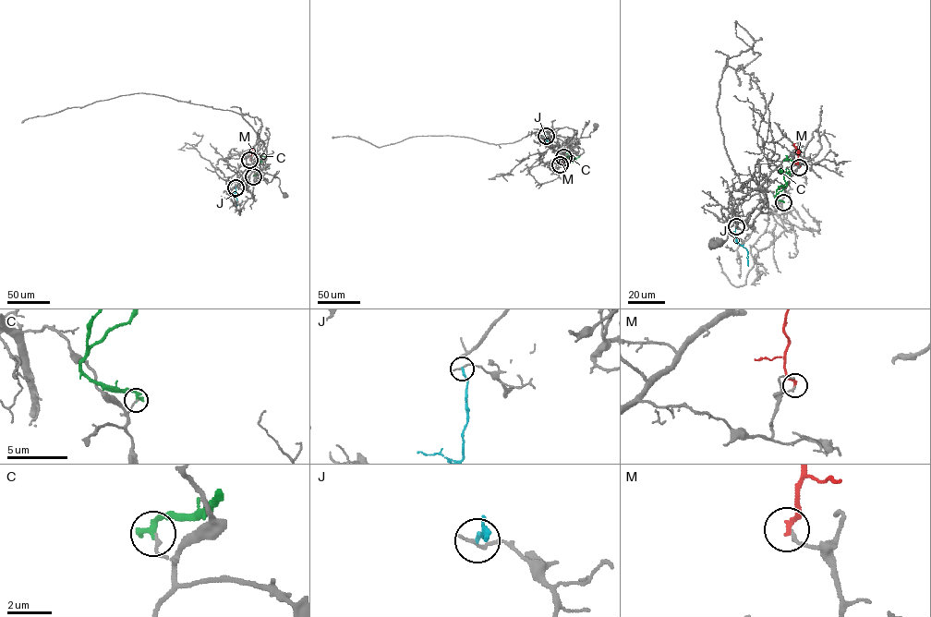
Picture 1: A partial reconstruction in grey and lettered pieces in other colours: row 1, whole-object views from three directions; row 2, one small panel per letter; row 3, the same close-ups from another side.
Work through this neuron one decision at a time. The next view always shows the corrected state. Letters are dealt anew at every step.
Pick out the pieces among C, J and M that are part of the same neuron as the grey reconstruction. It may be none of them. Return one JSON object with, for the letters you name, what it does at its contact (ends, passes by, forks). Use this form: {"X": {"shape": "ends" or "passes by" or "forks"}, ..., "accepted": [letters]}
{"accepted": []}

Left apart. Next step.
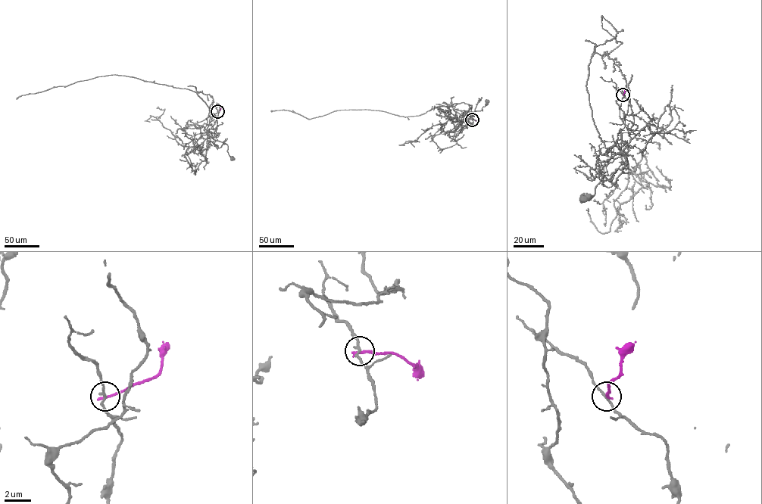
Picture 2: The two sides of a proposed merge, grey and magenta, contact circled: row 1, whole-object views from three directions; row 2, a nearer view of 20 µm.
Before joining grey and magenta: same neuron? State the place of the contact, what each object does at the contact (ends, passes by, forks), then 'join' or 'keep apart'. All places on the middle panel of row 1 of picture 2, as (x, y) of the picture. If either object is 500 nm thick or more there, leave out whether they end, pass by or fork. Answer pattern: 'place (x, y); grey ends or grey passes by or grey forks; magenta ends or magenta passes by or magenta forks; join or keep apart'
place (472, 119); grey passes by; magenta ends; keep apart

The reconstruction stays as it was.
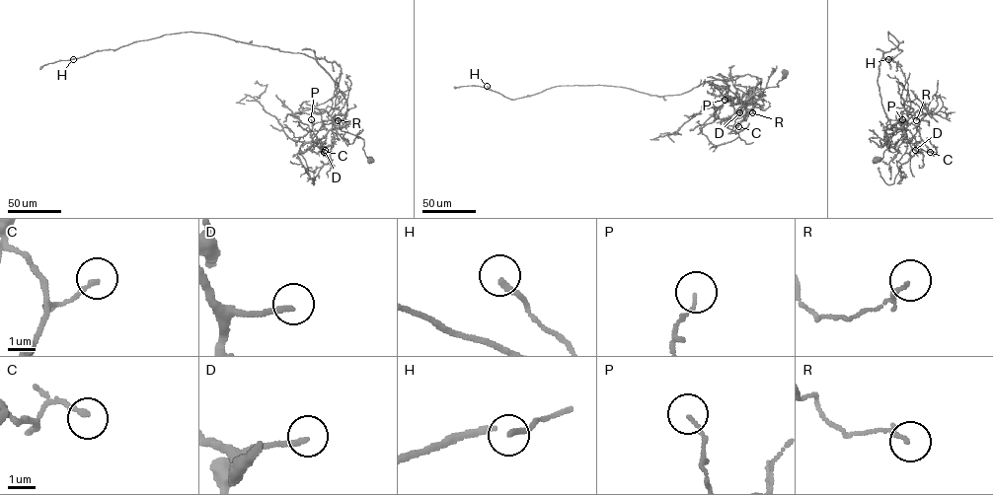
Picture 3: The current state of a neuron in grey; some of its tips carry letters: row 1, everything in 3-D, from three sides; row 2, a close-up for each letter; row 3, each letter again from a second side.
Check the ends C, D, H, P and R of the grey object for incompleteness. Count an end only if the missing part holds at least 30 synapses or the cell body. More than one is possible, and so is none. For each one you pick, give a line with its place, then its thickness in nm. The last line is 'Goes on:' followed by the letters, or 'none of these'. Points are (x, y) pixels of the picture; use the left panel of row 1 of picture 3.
D: at (325, 150); 200 nm thick
Goes on: D

